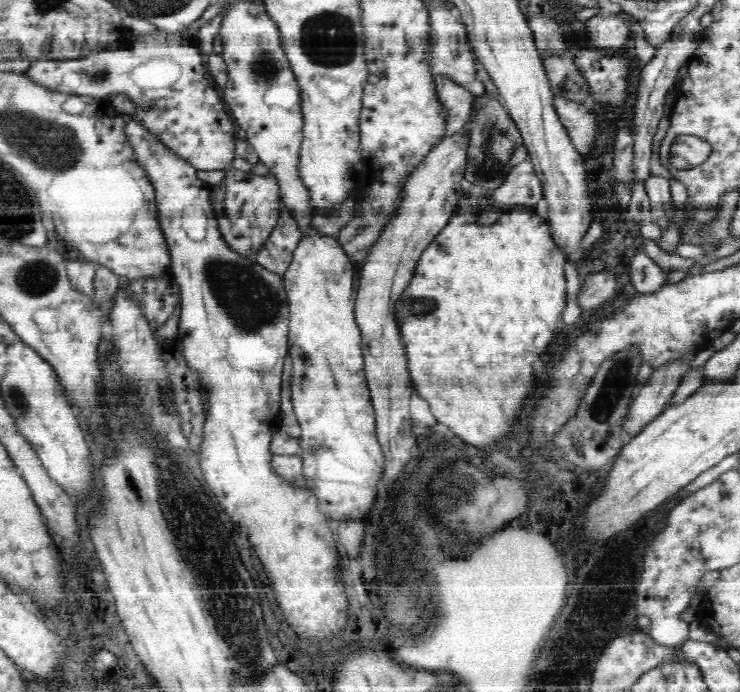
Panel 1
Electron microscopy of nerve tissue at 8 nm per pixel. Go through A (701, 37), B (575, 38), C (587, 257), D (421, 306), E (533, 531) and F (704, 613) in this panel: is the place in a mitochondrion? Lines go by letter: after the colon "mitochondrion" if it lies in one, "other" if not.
A: other
B: other
C: other
D: mitochondrion
E: other
F: other

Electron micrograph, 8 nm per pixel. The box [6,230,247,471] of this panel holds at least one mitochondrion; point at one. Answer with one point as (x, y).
(36, 277)

